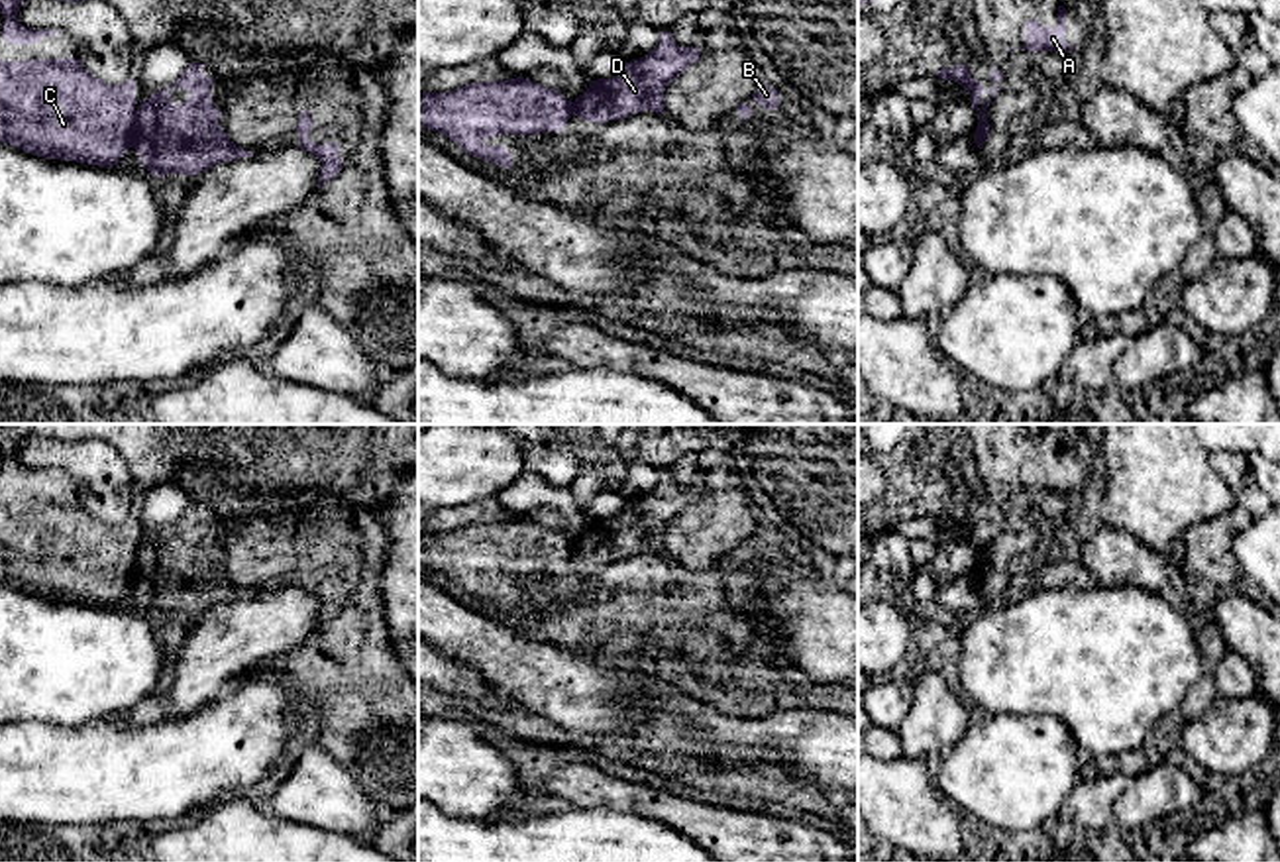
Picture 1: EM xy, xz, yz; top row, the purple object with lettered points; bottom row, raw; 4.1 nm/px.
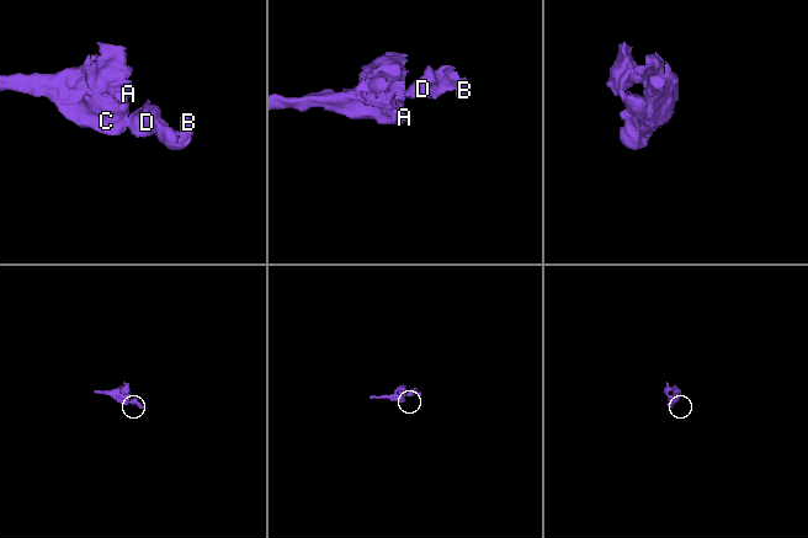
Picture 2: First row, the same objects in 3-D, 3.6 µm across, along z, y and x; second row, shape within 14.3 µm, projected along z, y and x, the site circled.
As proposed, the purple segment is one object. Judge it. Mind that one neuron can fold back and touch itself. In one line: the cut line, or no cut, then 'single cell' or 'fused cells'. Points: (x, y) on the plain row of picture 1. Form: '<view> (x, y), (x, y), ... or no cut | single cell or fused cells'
xy (136, 550), (130, 586) | fused cells

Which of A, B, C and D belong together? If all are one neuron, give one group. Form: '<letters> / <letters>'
A C / B D

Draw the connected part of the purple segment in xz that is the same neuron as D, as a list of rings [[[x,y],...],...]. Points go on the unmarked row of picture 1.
[[[662,471],[656,487],[624,505],[613,518],[591,520],[573,542],[573,556],[605,564],[624,560],[628,554],[654,550],[664,554],[664,530],[699,499],[699,485],[679,487],[669,471]]]

